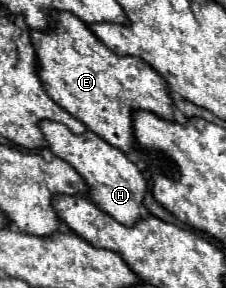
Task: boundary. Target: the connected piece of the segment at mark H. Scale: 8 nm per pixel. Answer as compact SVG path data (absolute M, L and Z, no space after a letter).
M51 120L41 122L41 130L45 134L45 140L51 152L59 156L61 160L69 162L83 176L83 180L91 188L89 192L91 200L99 204L103 212L107 212L109 216L113 216L117 222L125 226L137 224L141 220L141 206L147 192L147 180L121 150L109 146L91 130L85 130L81 136L75 136L67 126L59 122L51 122Z

